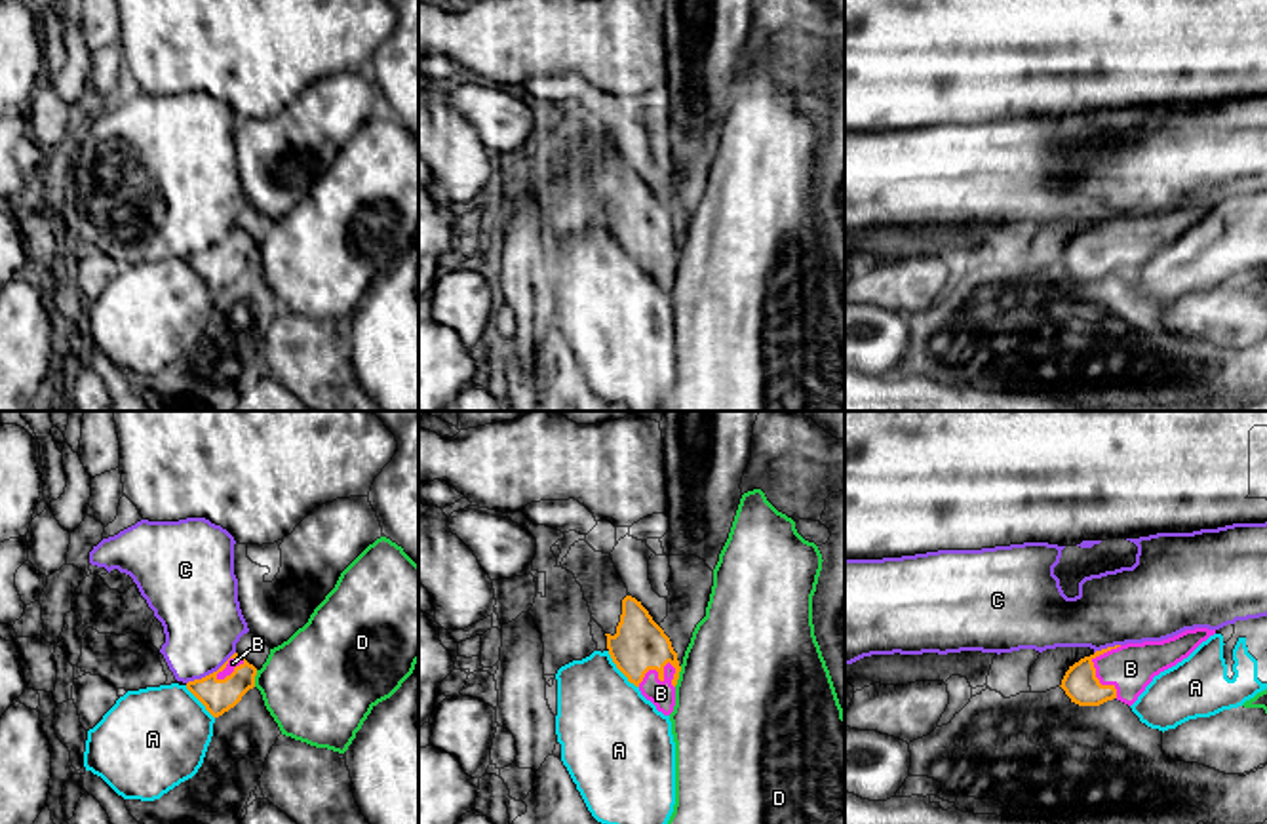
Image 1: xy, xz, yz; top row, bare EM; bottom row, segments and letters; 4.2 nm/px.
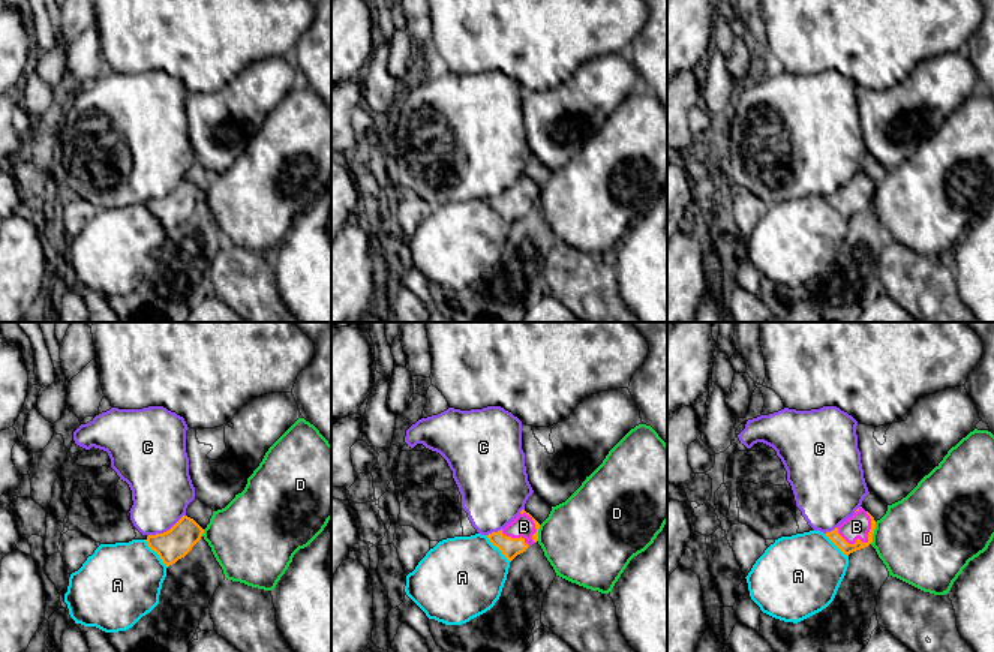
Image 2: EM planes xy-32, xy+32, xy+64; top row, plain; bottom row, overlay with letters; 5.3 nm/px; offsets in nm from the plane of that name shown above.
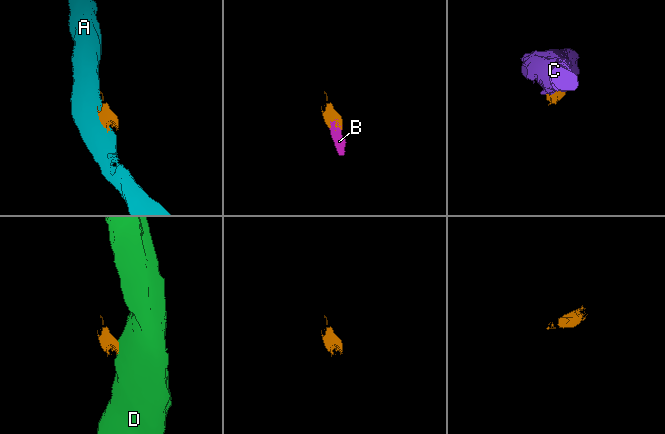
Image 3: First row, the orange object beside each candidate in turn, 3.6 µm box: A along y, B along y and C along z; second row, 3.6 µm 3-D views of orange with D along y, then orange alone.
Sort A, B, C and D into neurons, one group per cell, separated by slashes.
A / B / C / D

